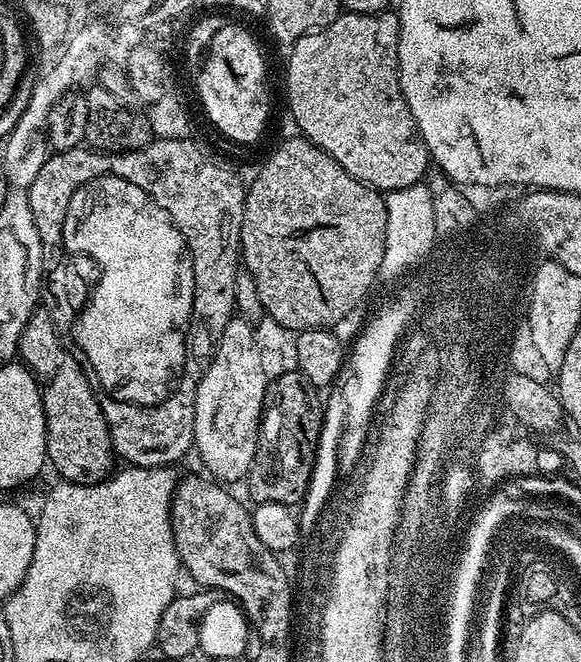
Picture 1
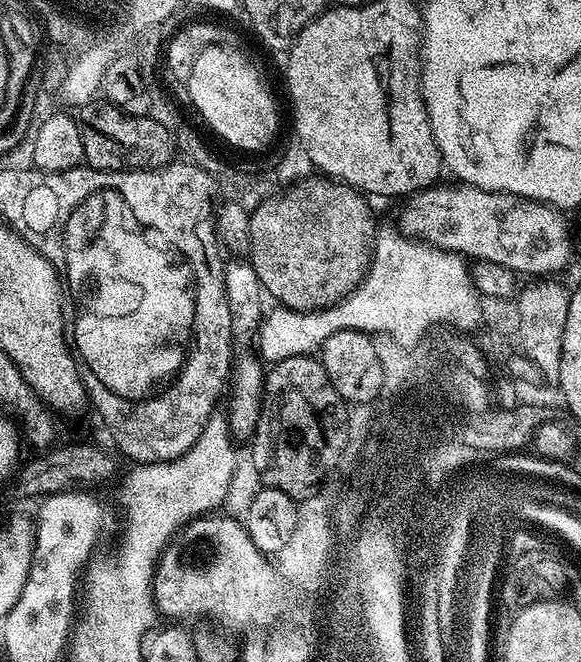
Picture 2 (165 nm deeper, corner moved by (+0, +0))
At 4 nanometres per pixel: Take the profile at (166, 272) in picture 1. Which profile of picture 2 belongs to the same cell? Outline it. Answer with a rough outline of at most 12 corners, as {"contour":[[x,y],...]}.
{"contour":[[113,188],[62,225],[92,256],[79,359],[151,400],[179,376],[192,267]]}

